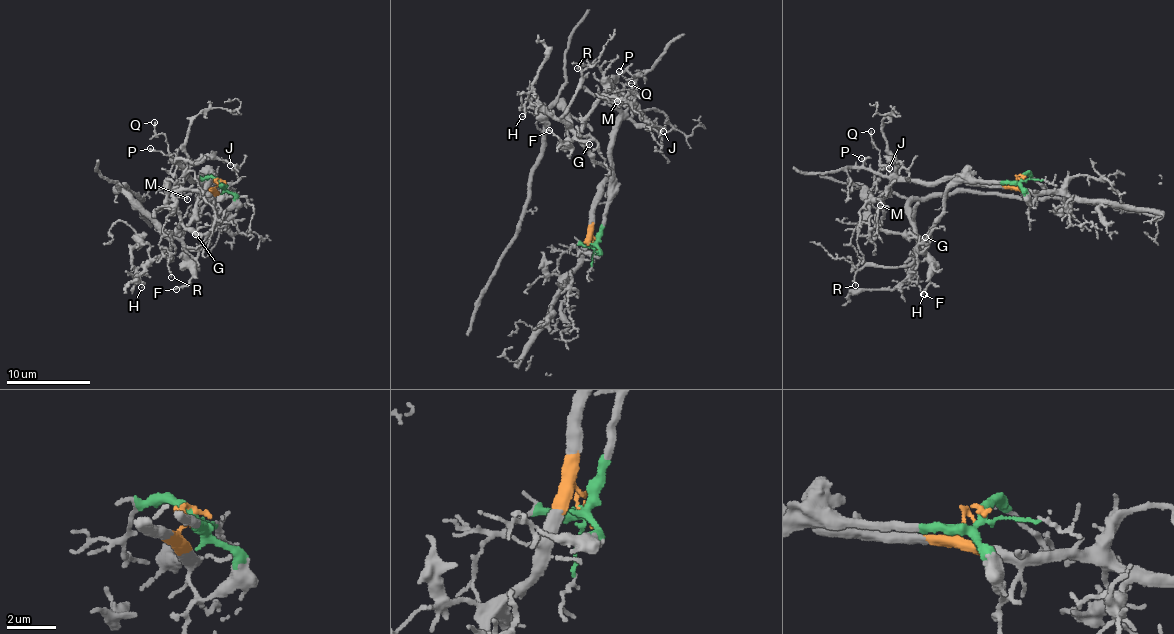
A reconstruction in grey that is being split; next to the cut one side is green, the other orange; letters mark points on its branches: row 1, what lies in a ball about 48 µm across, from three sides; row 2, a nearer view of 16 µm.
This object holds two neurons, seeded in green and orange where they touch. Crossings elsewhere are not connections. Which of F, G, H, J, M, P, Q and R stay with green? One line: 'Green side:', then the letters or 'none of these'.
Green side: F, G, H, R

